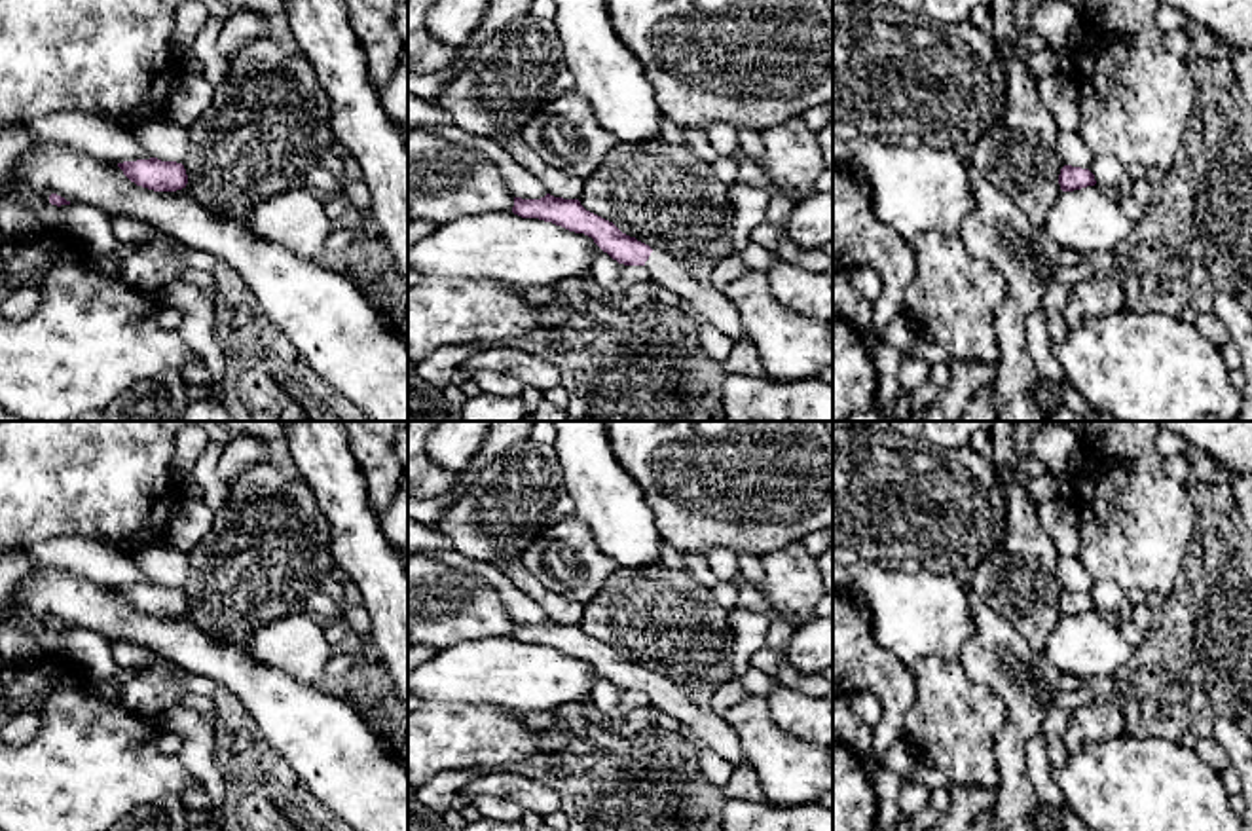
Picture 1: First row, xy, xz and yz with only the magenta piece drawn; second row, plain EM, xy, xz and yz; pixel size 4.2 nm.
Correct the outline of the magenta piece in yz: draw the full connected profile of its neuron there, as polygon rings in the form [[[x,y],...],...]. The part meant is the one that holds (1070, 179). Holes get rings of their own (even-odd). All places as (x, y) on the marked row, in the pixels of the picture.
[[[1064,165],[1059,175],[1059,184],[1062,192],[1074,192],[1087,186],[1095,186],[1095,175],[1089,169]]]

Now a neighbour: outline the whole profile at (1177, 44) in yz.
[[[1169,30],[1165,32],[1165,49],[1178,57],[1178,59],[1186,59],[1188,55],[1188,34],[1184,30]]]

